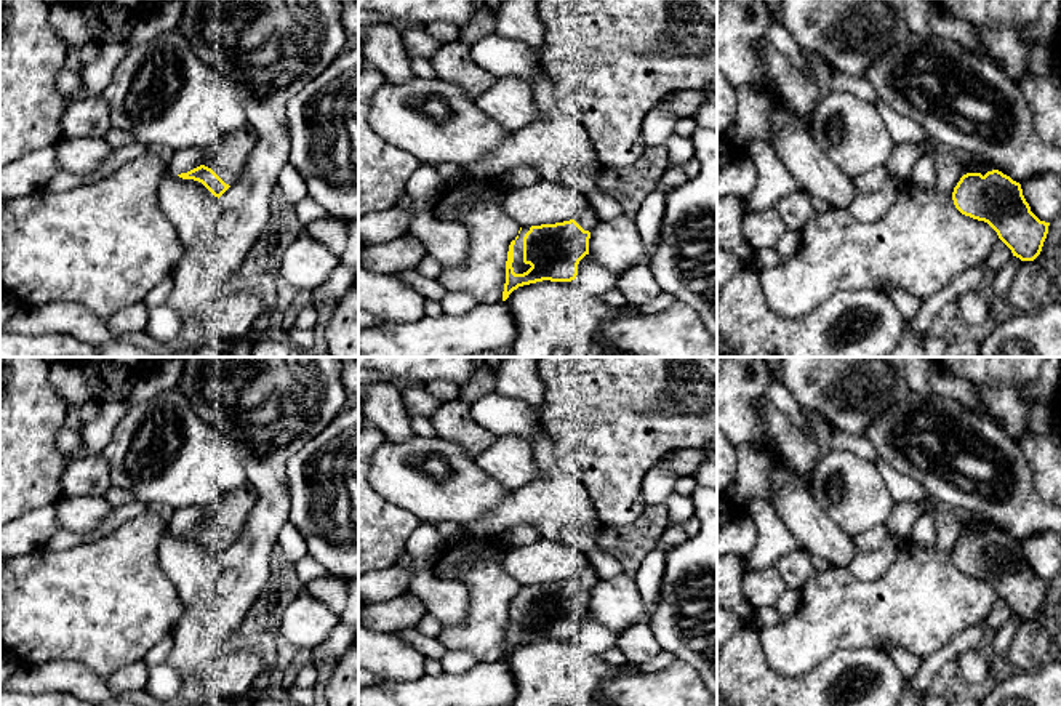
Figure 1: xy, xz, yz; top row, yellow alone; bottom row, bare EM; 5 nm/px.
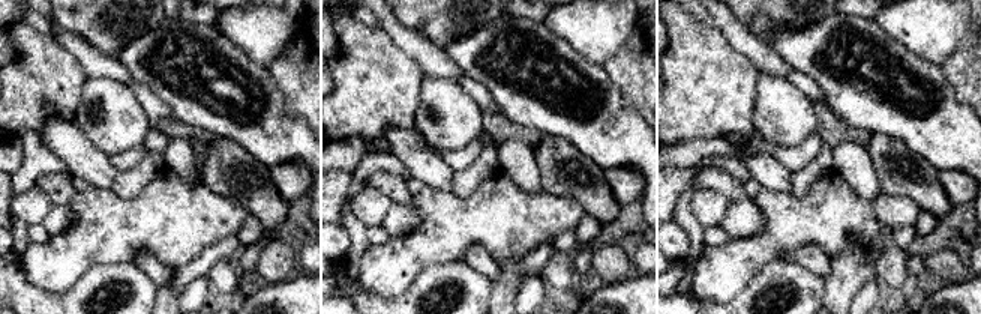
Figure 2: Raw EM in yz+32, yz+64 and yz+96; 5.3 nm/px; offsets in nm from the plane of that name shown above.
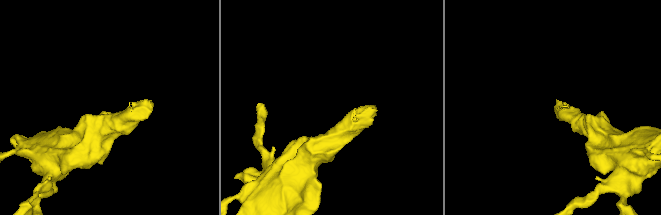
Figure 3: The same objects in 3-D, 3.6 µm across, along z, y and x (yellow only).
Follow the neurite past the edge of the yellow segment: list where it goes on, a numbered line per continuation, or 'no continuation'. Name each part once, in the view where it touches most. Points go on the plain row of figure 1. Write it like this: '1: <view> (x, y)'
1: xz (519, 625)

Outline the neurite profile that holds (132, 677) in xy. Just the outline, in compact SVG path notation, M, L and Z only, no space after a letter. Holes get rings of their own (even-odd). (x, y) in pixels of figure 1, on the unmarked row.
M142 661L130 663L117 669L106 682L117 693L139 692L147 685L147 669Z

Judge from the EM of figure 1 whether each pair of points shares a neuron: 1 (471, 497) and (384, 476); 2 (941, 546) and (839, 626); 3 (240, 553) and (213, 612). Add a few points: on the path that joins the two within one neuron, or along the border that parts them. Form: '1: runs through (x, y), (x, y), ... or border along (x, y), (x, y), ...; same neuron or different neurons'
1: runs through (450, 497), (426, 497), (405, 481); same neuron
2: runs through (917, 572), (876, 613), (864, 613); same neuron
3: runs through (240, 567), (239, 578), (228, 597); same neuron

